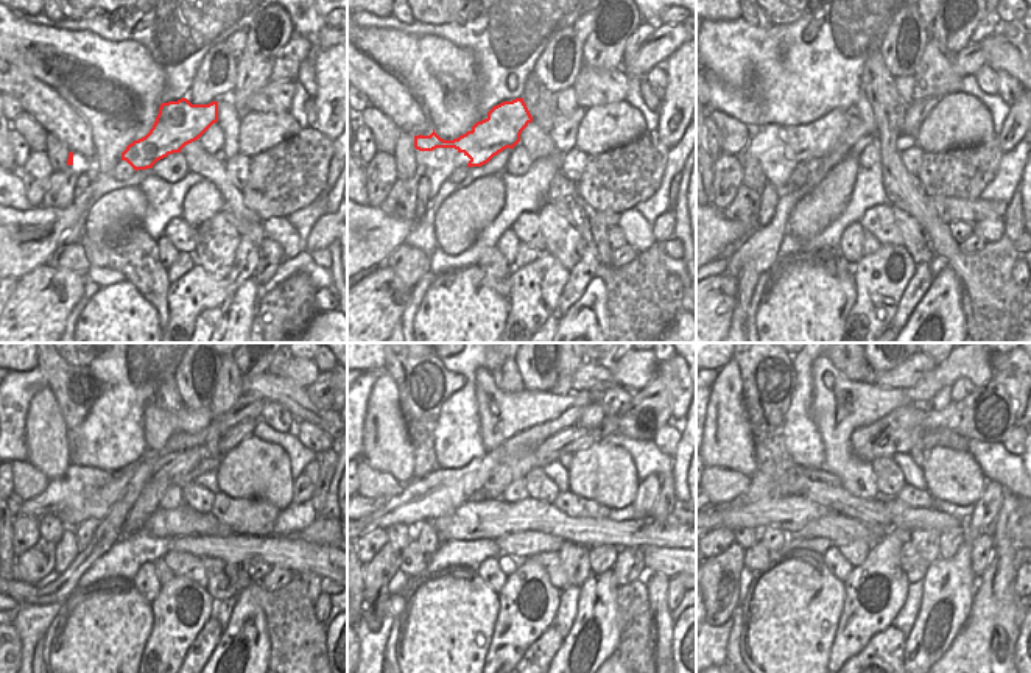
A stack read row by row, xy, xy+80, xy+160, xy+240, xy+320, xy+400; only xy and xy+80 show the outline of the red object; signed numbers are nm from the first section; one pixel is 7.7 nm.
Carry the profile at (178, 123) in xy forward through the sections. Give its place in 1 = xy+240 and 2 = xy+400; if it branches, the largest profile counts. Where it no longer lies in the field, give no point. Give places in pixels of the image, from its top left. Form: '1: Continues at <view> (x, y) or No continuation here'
1: Continues at xy+240 (58, 491)
2: Continues at xy+400 (757, 482).

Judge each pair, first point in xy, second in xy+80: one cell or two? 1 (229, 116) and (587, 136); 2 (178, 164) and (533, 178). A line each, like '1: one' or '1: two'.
1: two
2: two

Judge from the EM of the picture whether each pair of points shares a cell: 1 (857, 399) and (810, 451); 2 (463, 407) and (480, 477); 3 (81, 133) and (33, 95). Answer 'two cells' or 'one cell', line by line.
1: two cells
2: two cells
3: one cell

